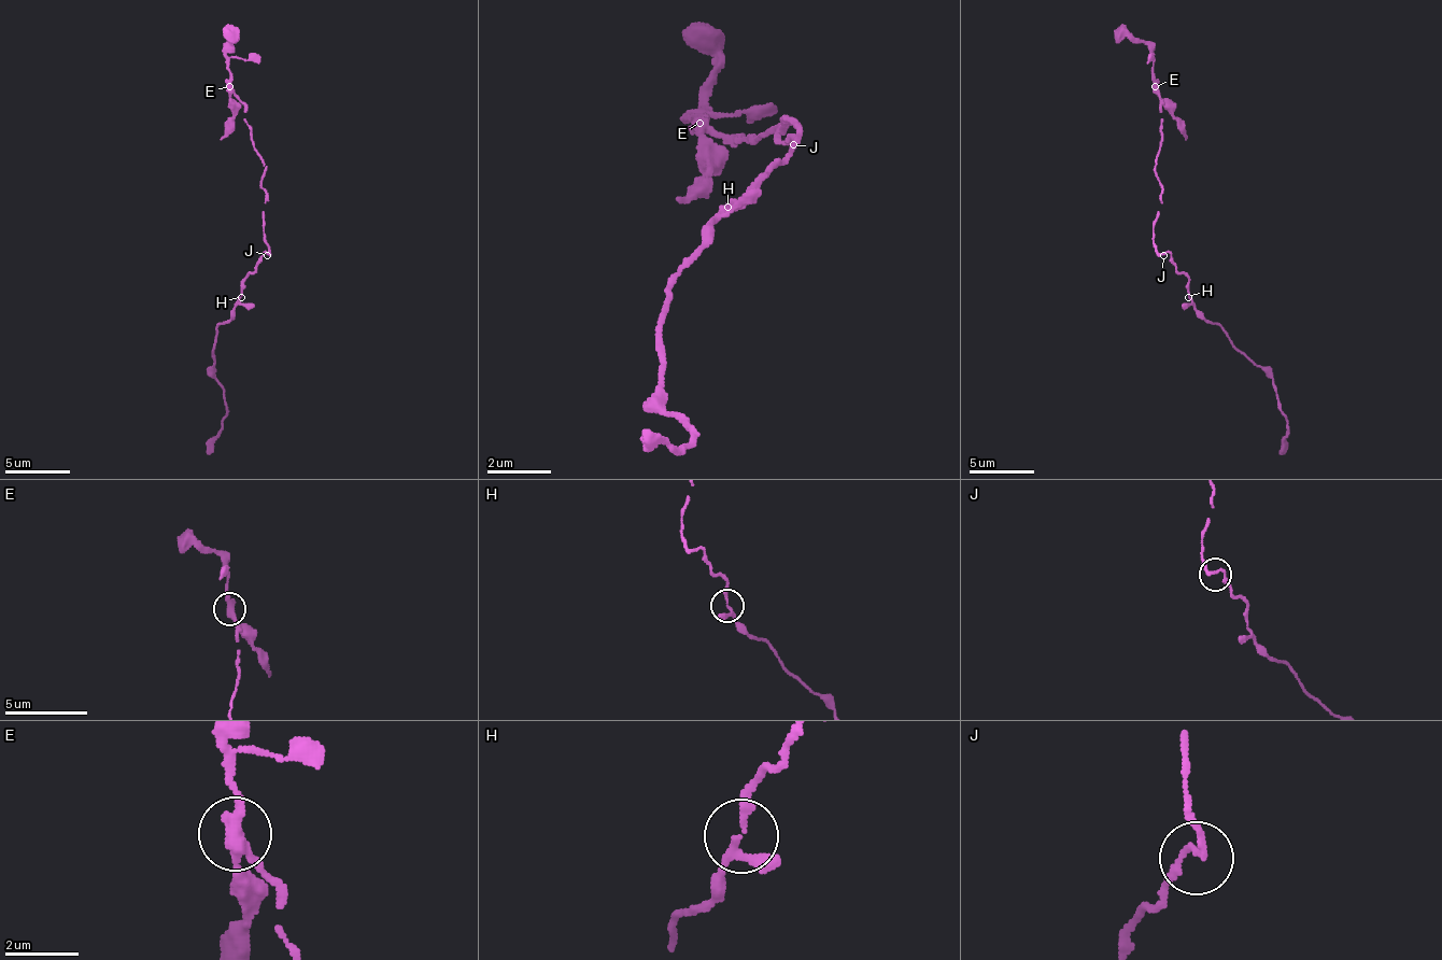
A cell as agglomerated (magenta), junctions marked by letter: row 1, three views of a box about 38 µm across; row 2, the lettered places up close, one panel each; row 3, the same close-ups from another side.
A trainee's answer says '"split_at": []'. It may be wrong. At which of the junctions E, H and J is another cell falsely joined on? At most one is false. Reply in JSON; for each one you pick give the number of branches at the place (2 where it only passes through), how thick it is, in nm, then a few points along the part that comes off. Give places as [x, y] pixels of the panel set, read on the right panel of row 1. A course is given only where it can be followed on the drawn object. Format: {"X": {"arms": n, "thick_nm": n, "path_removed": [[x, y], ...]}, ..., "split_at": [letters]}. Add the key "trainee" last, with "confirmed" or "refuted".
{"E": {"arms": 3, "thick_nm": 300, "path_removed": [[1154, 87], [1186, 139]]}, "split_at": ["E"], "trainee": "refuted"}

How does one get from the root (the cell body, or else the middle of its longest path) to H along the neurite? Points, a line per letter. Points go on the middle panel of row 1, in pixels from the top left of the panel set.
H: (793, 144), (793, 153), (786, 160), (777, 160), (746, 193), (746, 200), (737, 209), (730, 209)

